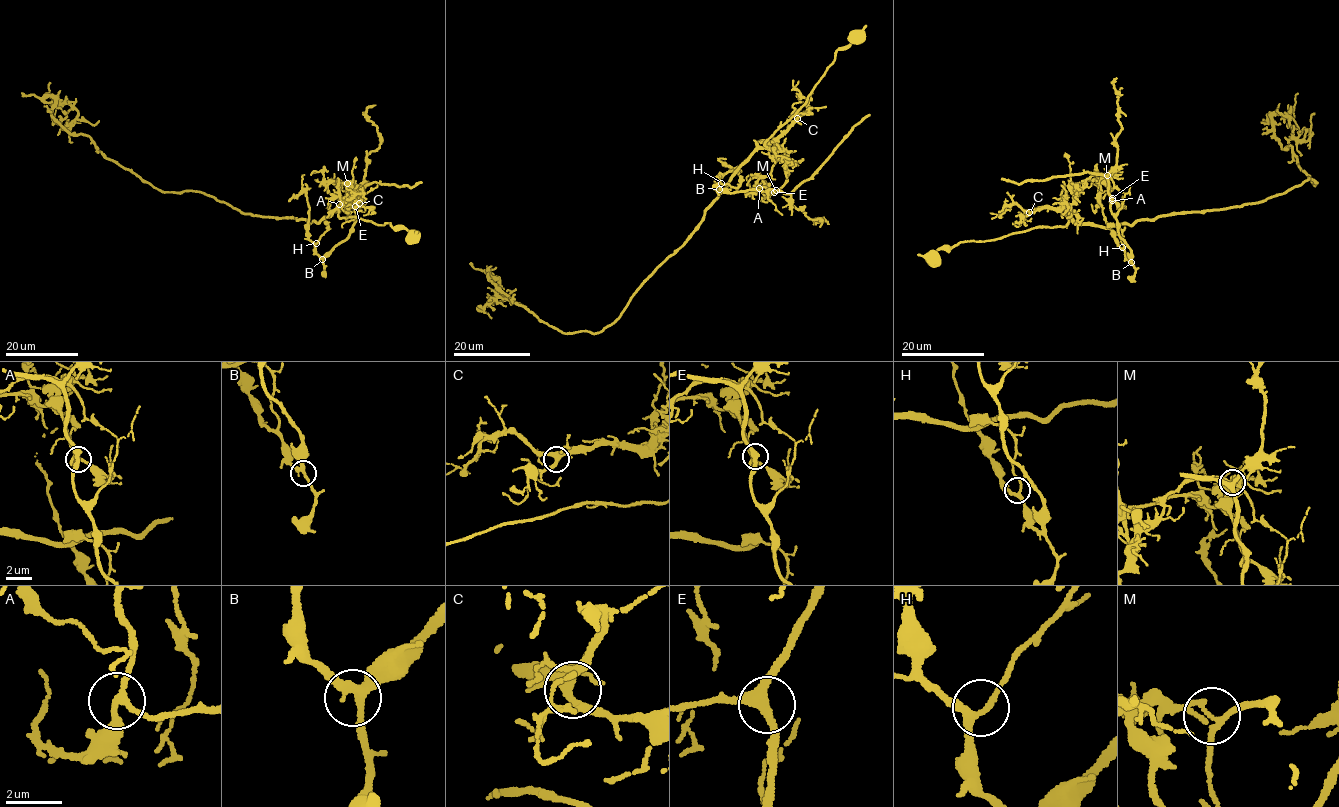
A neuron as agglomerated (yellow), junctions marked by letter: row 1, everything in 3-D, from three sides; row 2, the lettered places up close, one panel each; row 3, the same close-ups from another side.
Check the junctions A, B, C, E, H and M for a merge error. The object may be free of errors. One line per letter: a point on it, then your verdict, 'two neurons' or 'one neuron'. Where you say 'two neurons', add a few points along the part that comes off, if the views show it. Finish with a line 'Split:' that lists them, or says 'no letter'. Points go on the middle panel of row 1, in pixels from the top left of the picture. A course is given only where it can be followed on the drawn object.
A: (759, 188) | one neuron
B: (719, 189) | one neuron
C: (797, 118) | one neuron
E: (774, 192) | one neuron
H: (721, 183) | one neuron
M: (776, 190) | two neurons | (776, 190), (766, 185), (761, 187), (773, 192), (725, 192), (717, 177), (735, 169), (719, 160), (725, 158)
Split: M

